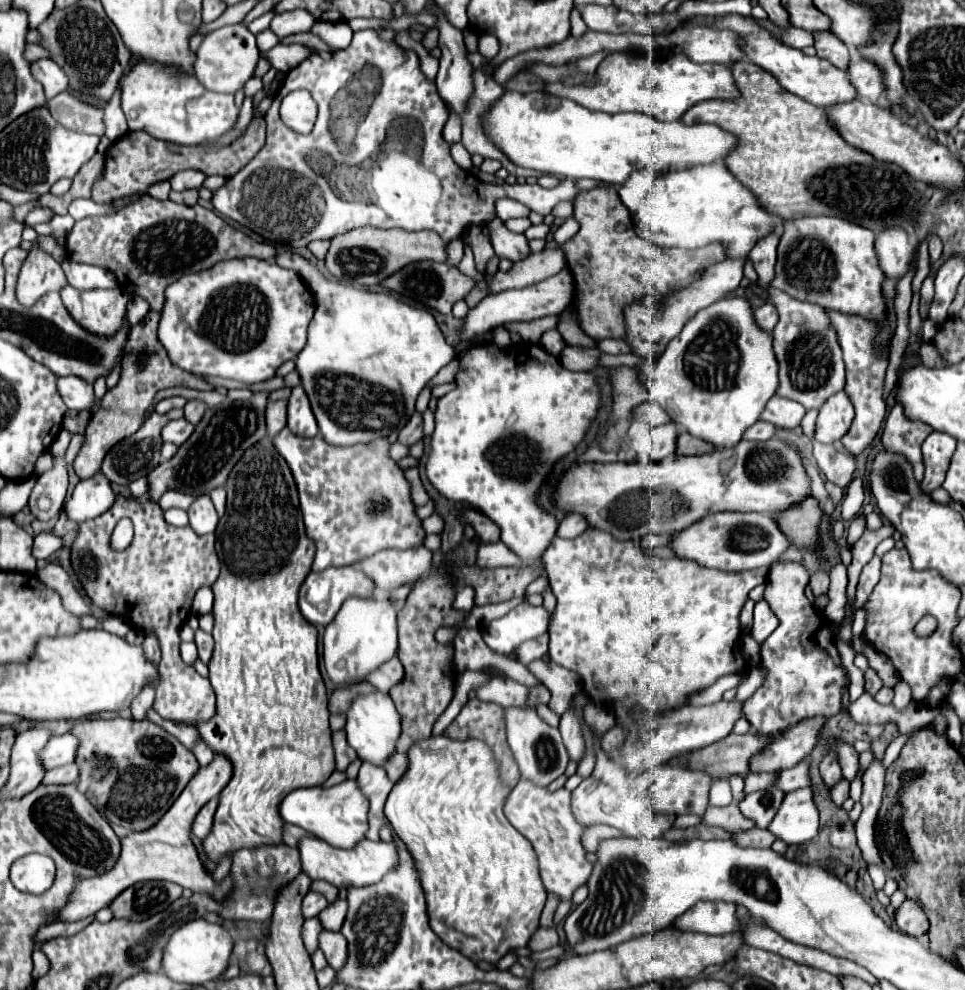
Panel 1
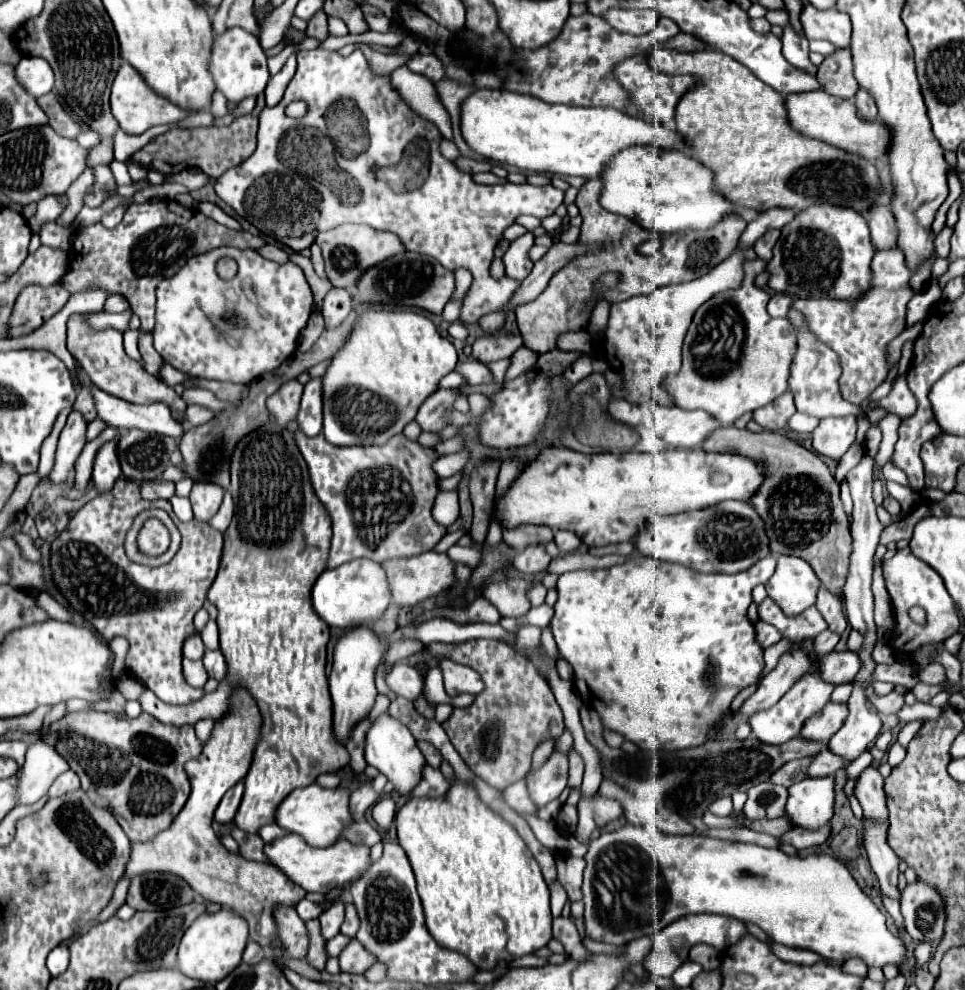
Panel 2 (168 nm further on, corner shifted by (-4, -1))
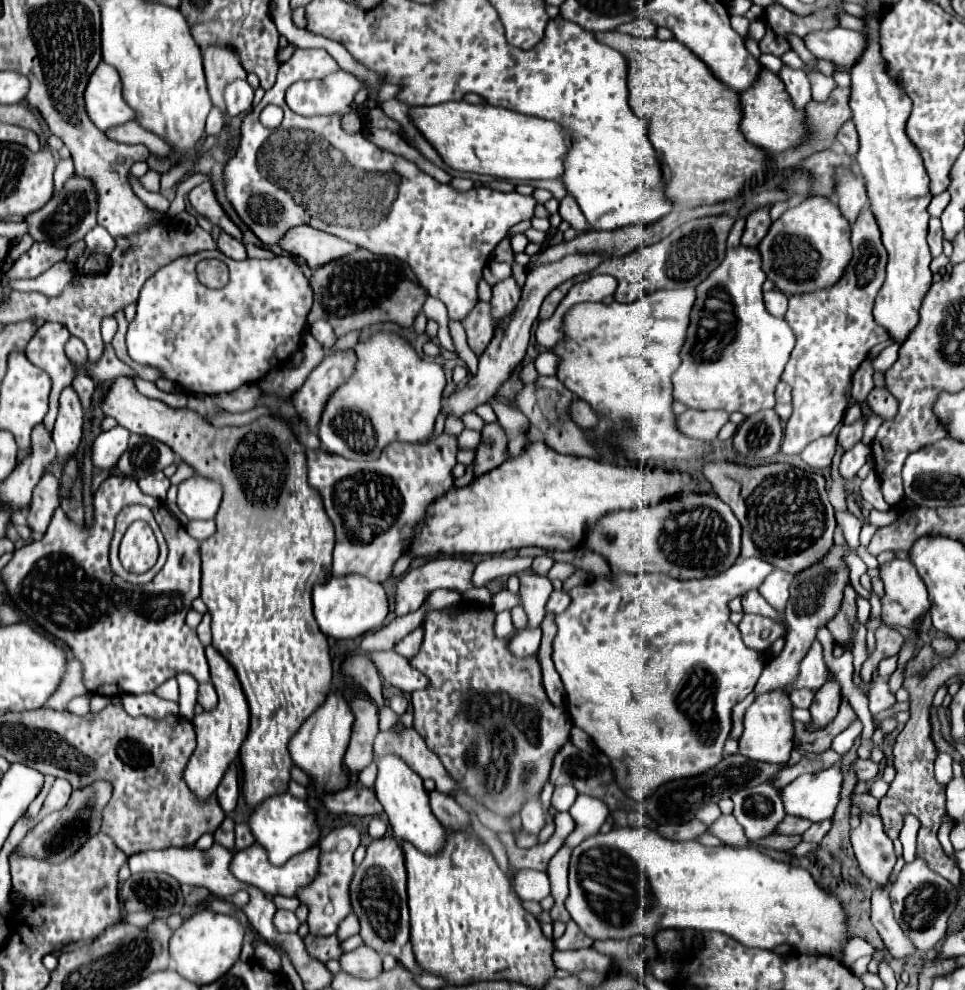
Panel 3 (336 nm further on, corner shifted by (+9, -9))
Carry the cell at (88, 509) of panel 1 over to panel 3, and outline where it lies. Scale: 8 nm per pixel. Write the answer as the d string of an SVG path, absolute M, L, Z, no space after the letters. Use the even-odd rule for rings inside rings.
M120 425L100 433L92 445L92 467L100 471L110 471L118 463L122 451L126 451L128 435L130 433Z

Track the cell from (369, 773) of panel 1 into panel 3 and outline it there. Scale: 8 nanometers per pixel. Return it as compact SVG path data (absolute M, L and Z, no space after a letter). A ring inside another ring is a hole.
M342 821L338 827L334 827L322 841L320 841L320 851L322 851L322 875L314 879L306 891L302 891L300 901L308 905L308 925L312 935L334 935L338 929L338 923L350 913L350 897L348 897L348 885L354 873L354 863L352 855L356 847L360 845L360 831L356 825L350 821Z

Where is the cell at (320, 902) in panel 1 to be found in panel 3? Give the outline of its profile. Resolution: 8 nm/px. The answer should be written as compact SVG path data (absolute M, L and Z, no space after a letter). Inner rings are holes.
M276 911L274 923L276 923L278 931L286 931L286 933L298 931L298 927L300 927L300 921L298 921L296 913L292 913L292 911Z

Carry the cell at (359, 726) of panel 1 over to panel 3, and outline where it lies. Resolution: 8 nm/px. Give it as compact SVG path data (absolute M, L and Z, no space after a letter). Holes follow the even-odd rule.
M394 753L380 755L376 759L376 767L378 767L378 777L374 783L374 791L376 791L380 805L384 807L384 813L388 815L388 821L390 821L394 835L398 839L410 841L422 853L428 853L428 855L438 853L442 849L446 831L438 823L438 819L434 819L434 815L430 811L428 793L422 787L422 779L410 769L410 765L402 757L398 757Z

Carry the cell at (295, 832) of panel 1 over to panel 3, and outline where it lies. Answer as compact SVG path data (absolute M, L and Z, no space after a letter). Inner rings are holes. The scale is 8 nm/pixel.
M248 823L236 825L236 849L240 851L240 849L250 847L250 845L254 845L254 843L256 843L256 839L254 839L254 835L252 835Z

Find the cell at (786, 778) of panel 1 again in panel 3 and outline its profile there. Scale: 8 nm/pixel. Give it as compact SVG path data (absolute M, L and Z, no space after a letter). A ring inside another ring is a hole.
M856 759L852 763L852 769L854 769L854 775L858 777L858 785L868 785L872 779L876 779L880 767L878 763L872 763L870 759Z

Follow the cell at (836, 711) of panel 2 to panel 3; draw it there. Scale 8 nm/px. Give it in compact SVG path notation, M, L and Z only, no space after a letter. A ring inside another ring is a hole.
M838 683L822 685L814 697L814 703L810 705L812 729L814 731L824 729L838 713L838 707L840 707L840 685Z

